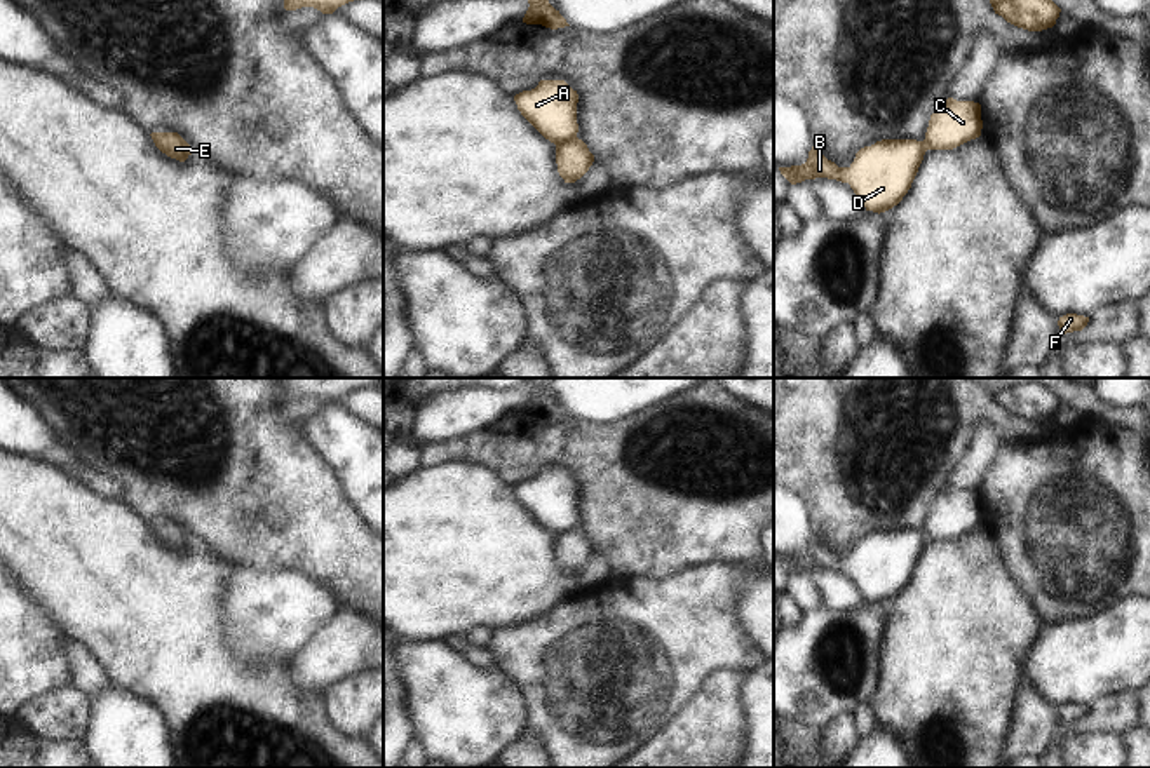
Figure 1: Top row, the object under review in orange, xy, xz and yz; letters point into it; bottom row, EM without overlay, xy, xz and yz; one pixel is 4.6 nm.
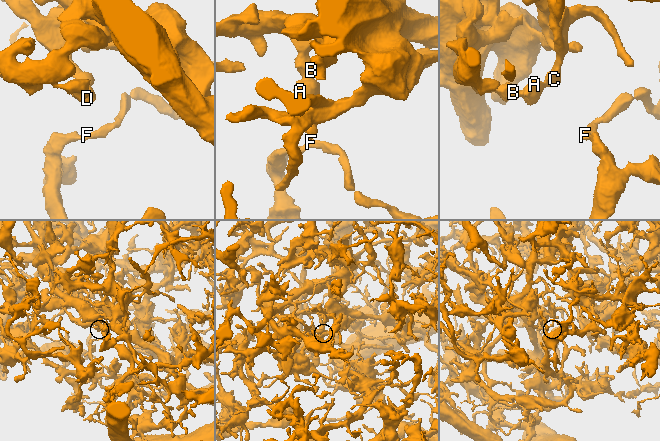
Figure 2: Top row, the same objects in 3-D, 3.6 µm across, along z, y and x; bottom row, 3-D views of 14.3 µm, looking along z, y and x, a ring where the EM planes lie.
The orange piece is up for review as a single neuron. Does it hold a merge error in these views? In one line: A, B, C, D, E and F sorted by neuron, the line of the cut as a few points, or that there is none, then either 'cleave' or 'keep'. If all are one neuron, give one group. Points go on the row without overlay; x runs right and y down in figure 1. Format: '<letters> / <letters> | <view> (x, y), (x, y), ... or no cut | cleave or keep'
A B D E / C F | xz (575, 526), (556, 535) | cleave

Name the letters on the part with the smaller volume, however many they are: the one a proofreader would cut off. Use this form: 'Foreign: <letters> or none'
Foreign: A, B, D, E

